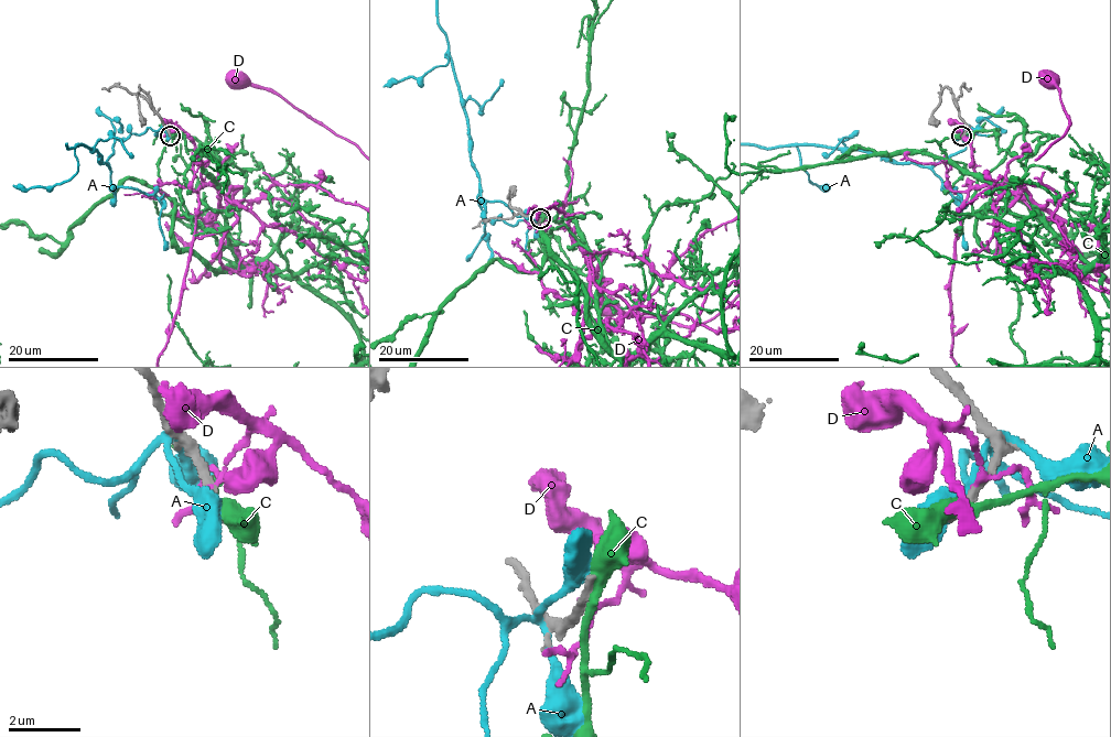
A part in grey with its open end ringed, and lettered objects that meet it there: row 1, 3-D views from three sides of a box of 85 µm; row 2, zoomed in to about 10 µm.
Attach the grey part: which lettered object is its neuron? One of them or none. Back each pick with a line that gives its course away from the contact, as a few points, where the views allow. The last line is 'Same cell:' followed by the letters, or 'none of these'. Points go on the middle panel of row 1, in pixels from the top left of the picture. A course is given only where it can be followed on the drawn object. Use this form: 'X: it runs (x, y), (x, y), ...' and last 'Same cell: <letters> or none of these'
Same cell: none of these

